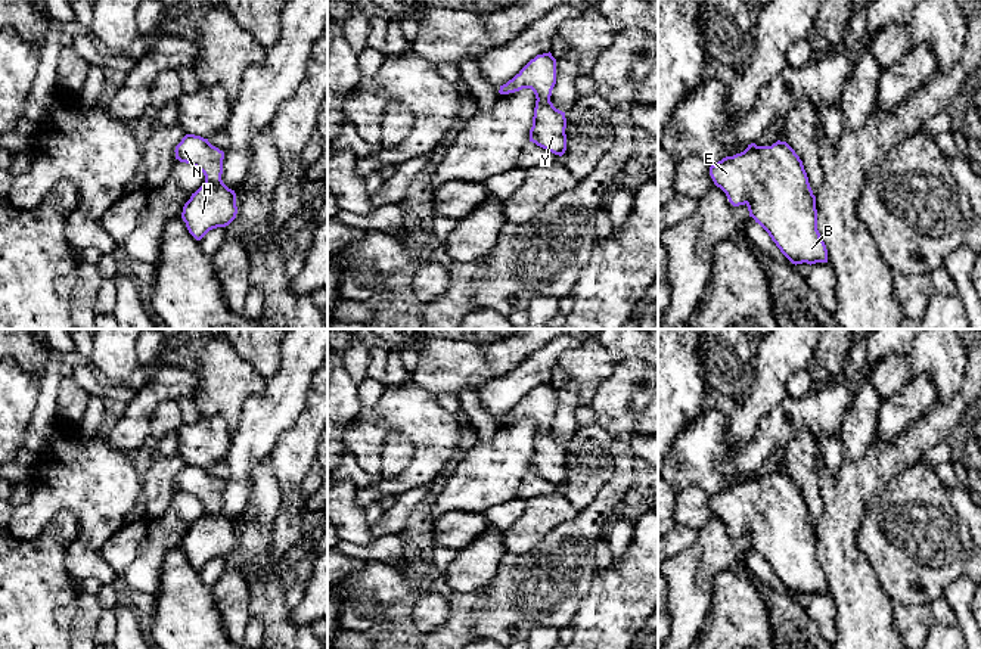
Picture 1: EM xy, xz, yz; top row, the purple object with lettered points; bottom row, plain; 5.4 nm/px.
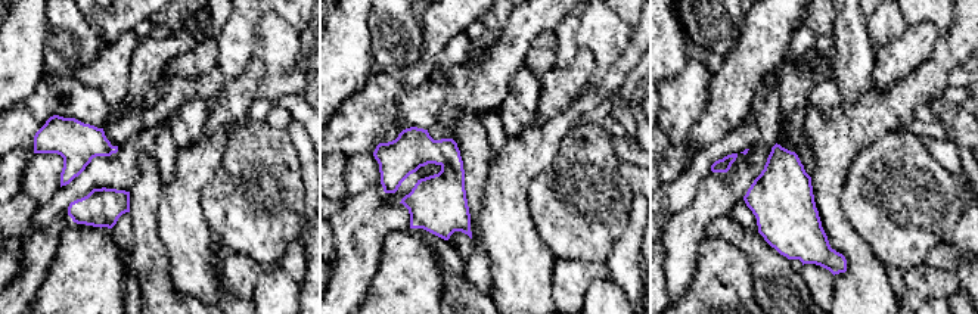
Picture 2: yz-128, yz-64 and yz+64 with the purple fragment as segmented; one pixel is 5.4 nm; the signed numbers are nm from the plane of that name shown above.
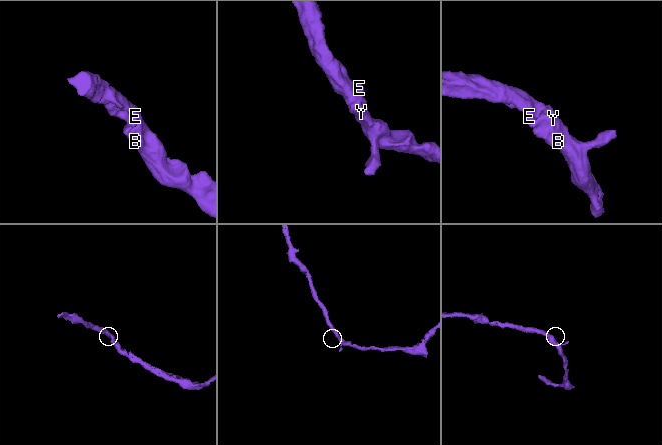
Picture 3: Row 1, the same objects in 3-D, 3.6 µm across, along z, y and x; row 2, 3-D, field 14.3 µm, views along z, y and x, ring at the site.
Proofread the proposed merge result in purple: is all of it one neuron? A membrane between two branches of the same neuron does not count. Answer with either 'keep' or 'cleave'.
keep

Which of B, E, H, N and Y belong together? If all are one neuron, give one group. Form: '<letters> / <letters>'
B E H N Y

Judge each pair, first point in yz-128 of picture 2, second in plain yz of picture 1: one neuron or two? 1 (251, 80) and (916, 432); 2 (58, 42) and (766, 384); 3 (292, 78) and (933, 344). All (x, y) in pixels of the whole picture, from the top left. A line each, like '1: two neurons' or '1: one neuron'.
1: two neurons
2: two neurons
3: one neuron

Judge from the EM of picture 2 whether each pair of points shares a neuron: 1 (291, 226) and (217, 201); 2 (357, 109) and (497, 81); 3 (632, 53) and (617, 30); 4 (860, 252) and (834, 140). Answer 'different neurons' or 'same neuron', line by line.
1: same neuron
2: same neuron
3: different neurons
4: same neuron

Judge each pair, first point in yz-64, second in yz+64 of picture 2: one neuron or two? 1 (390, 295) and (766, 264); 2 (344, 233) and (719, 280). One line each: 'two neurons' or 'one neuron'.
1: two neurons
2: two neurons

